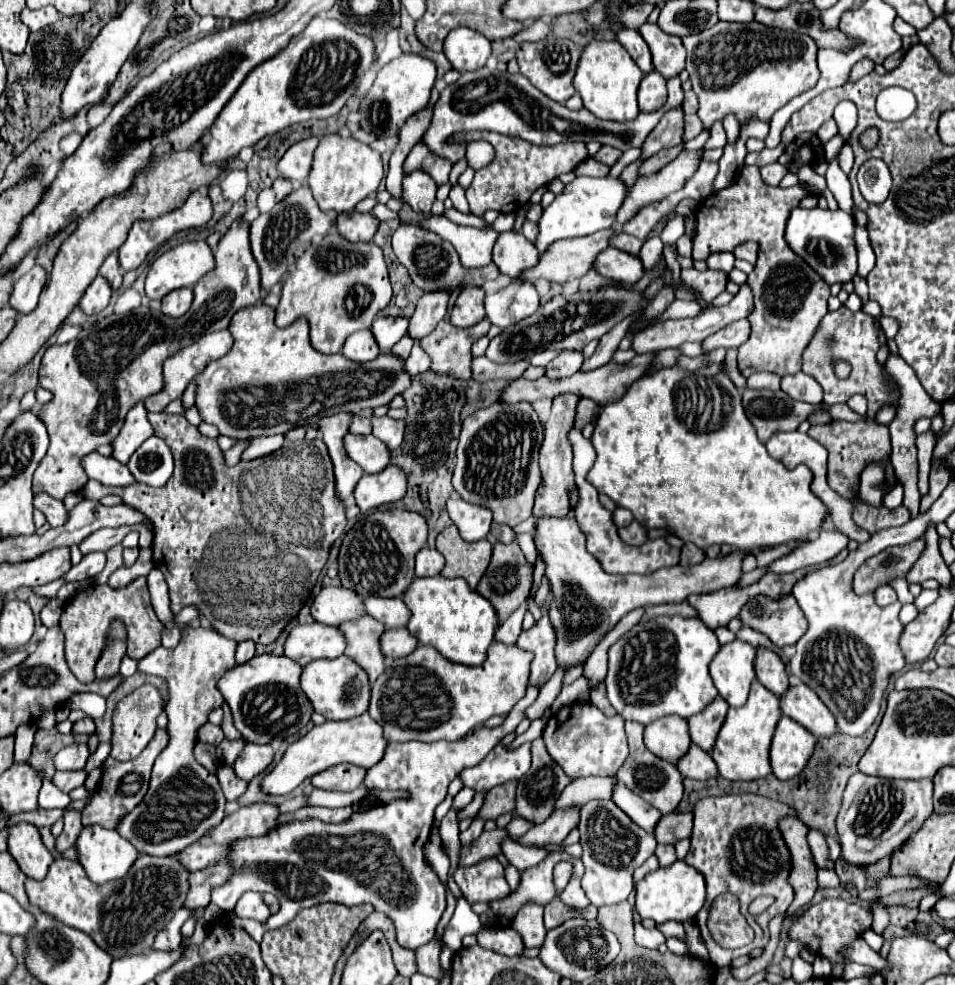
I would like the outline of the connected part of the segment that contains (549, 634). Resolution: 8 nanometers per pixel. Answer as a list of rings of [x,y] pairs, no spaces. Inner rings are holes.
[[[553,597],[543,601],[543,617],[539,621],[533,623],[531,629],[523,631],[517,647],[533,651],[535,659],[531,661],[531,677],[529,677],[529,685],[539,685],[543,687],[545,681],[555,673],[557,669],[557,659],[555,659],[555,631],[553,631],[553,623],[549,623],[549,603],[553,601]]]

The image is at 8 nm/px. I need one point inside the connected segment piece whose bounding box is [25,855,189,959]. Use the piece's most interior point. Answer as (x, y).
(122, 919)

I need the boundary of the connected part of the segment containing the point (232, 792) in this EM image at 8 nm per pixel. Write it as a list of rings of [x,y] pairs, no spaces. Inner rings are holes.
[[[221,765],[221,767],[217,769],[217,779],[219,779],[219,783],[221,783],[221,789],[223,789],[227,801],[239,799],[239,797],[245,793],[245,789],[247,789],[247,781],[239,779],[239,777],[235,775],[233,767],[229,767],[229,765]]]

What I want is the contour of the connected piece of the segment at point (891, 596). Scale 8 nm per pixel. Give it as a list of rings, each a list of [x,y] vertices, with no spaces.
[[[883,585],[883,587],[879,587],[879,589],[875,591],[875,603],[877,603],[879,607],[887,607],[887,605],[891,605],[891,603],[895,603],[895,601],[897,601],[897,595],[895,595],[895,589],[893,589],[893,587]]]

